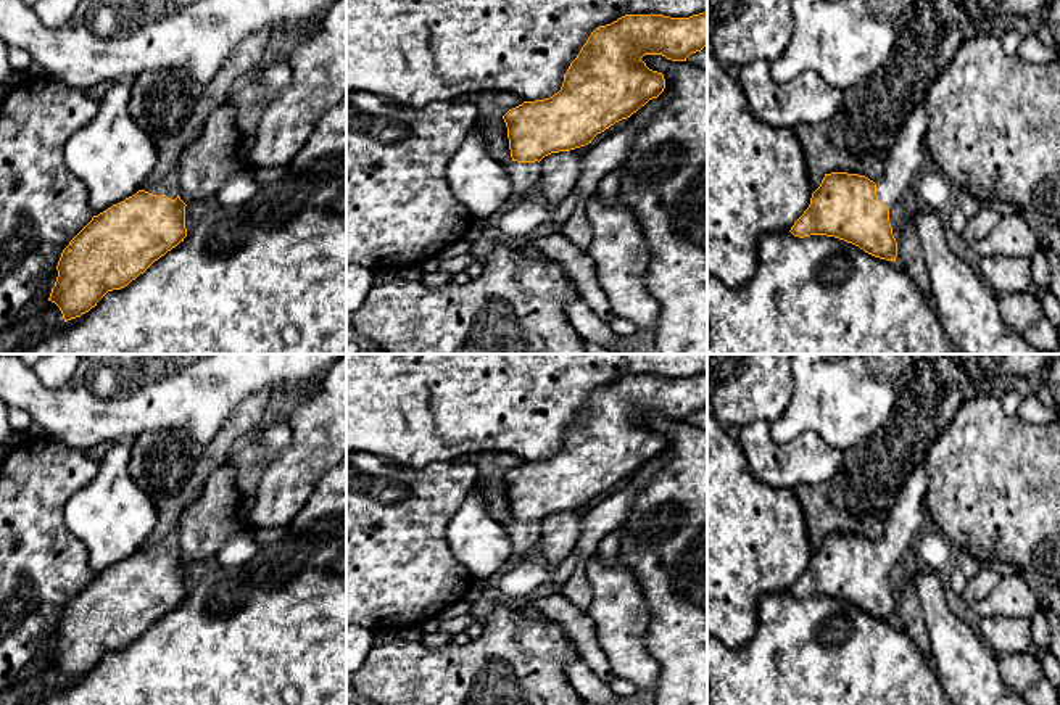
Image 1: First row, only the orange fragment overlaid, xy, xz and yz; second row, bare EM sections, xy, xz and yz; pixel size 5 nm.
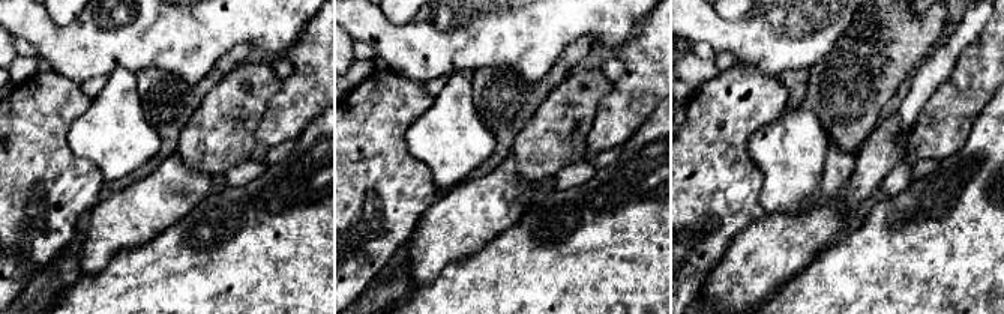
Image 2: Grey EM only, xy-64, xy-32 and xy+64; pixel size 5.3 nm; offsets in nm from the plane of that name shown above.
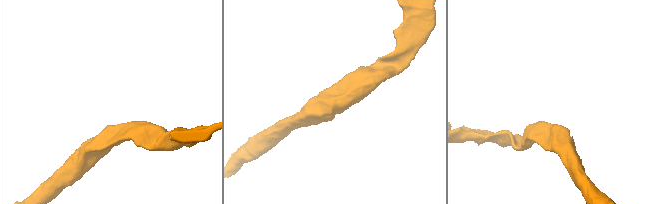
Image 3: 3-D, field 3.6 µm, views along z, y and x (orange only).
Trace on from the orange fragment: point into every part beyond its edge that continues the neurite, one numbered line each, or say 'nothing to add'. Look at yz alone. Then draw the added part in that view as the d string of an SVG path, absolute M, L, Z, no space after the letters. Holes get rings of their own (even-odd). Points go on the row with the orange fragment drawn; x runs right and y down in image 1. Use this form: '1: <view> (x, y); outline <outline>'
1: yz (901, 171); outline M920 101L905 121L876 183L878 200L891 209L912 195L923 161L928 132L926 103Z

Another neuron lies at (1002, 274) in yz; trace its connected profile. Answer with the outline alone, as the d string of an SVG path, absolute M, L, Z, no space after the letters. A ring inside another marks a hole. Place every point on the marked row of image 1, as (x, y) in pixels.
M984 256L979 259L983 282L996 293L1034 290L1031 259L1013 256Z

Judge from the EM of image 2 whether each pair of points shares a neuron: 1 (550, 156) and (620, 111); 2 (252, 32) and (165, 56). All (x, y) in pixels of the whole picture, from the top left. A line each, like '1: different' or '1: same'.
1: different
2: same

